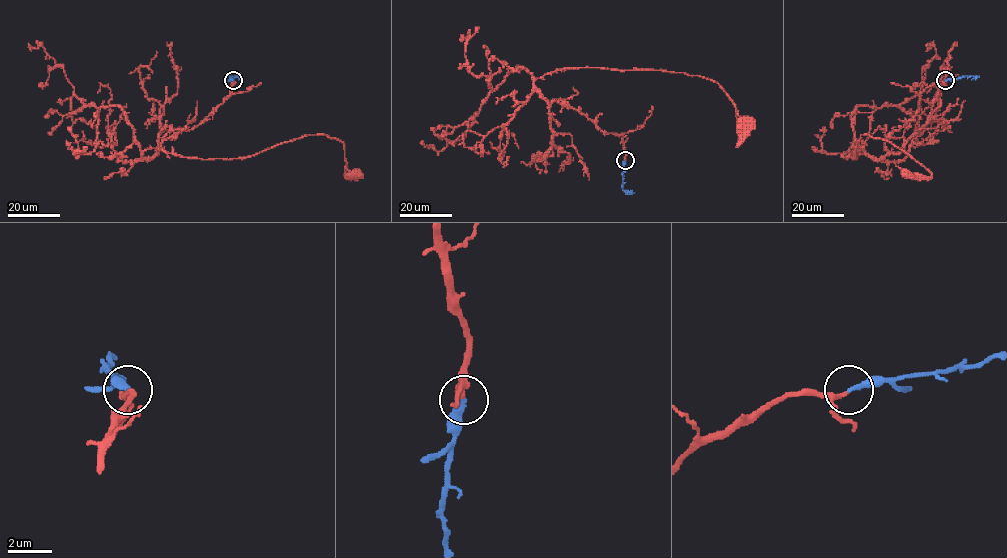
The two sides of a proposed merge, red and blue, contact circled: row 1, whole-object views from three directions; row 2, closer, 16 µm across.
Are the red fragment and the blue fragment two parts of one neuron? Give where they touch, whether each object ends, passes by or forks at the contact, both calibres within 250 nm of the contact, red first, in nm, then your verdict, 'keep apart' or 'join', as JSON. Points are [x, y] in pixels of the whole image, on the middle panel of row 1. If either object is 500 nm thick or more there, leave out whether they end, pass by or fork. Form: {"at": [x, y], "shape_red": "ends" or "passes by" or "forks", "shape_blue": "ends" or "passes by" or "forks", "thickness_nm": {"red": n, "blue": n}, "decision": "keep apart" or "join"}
{"at": [625, 160], "shape_red": "passes by", "shape_blue": "ends", "thickness_nm": {"red": 190, "blue": 280}, "decision": "join"}

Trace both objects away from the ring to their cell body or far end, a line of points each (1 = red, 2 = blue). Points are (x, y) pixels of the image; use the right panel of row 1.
1: (945, 81), (920, 92), (881, 158), (859, 147), (853, 159), (856, 143), (881, 138), (931, 176), (908, 172)
2: (945, 81), (978, 76)

